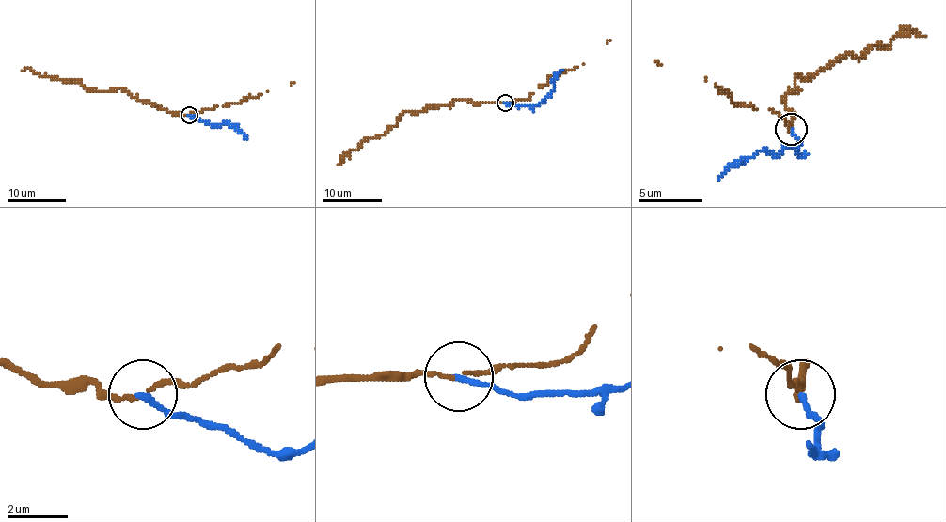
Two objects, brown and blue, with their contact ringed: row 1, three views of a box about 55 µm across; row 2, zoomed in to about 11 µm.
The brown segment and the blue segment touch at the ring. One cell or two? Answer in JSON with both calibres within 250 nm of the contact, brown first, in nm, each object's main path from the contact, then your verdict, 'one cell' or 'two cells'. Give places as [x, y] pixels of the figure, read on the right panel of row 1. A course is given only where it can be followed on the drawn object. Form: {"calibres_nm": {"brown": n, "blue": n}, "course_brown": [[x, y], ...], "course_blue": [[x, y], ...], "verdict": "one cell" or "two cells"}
{"calibres_nm": {"brown": 110, "blue": 190}, "course_brown": [[789, 128], [782, 100], [798, 90], [801, 74], [808, 81], [904, 29], [925, 36]], "course_blue": [[792, 128], [798, 141], [798, 154], [795, 150], [776, 154], [757, 150], [737, 160], [718, 180]], "verdict": "two cells"}

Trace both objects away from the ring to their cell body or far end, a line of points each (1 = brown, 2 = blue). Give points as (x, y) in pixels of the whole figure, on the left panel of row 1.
1: (190, 114), (167, 113), (120, 89), (87, 89), (80, 82), (52, 79), (30, 69), (23, 71)
2: (190, 114), (214, 126), (237, 125), (237, 129), (246, 138)

